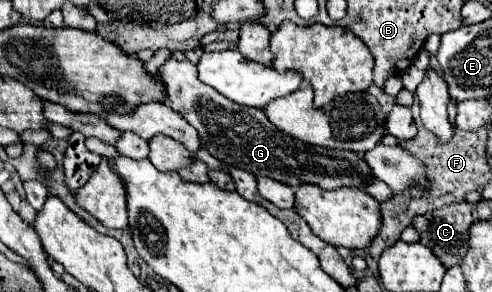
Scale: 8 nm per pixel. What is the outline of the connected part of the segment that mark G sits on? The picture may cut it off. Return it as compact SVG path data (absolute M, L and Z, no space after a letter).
M167 60L157 76L165 82L167 98L171 108L175 108L183 118L199 132L201 142L211 156L219 158L225 166L247 170L255 176L271 176L291 188L301 184L317 184L323 190L335 188L361 188L365 190L367 182L373 178L371 170L367 170L367 162L363 156L349 150L333 150L333 148L319 148L307 146L289 134L281 134L271 126L269 118L261 108L247 108L223 98L217 90L203 84L197 76L197 66L189 60Z

